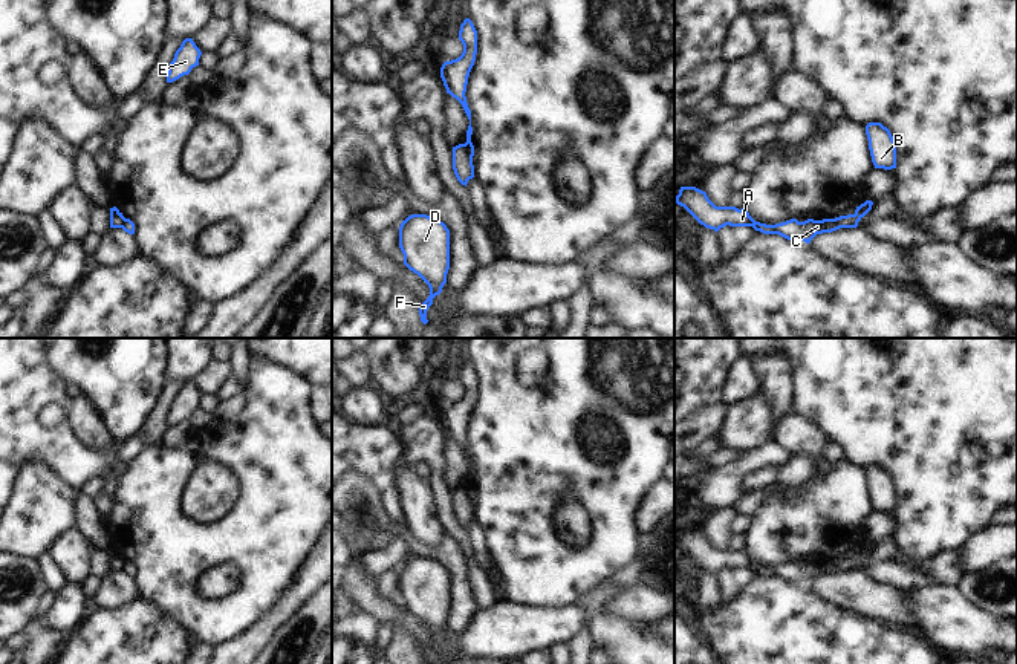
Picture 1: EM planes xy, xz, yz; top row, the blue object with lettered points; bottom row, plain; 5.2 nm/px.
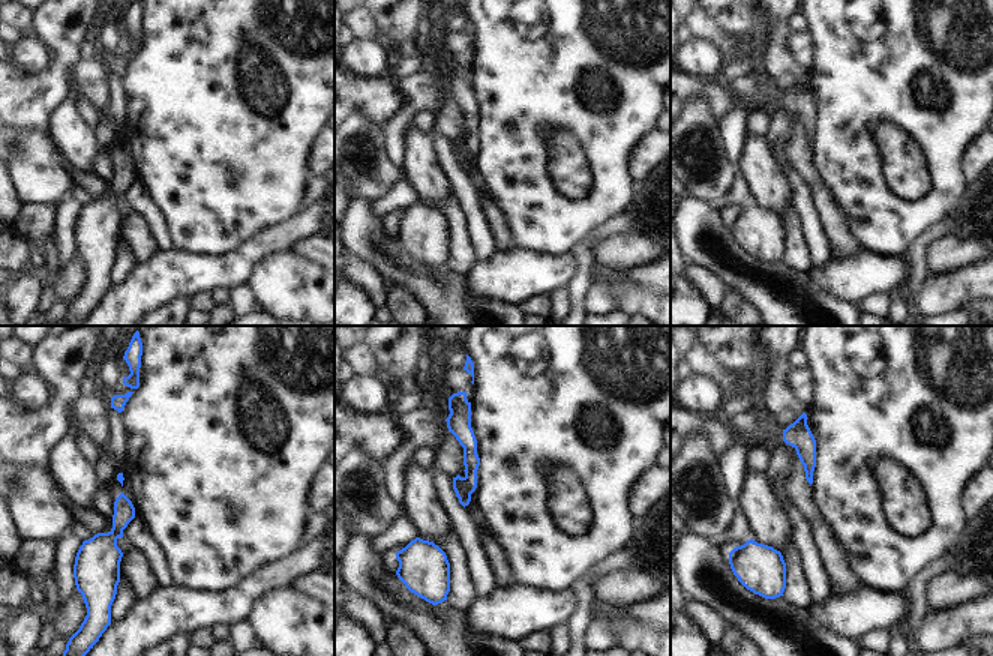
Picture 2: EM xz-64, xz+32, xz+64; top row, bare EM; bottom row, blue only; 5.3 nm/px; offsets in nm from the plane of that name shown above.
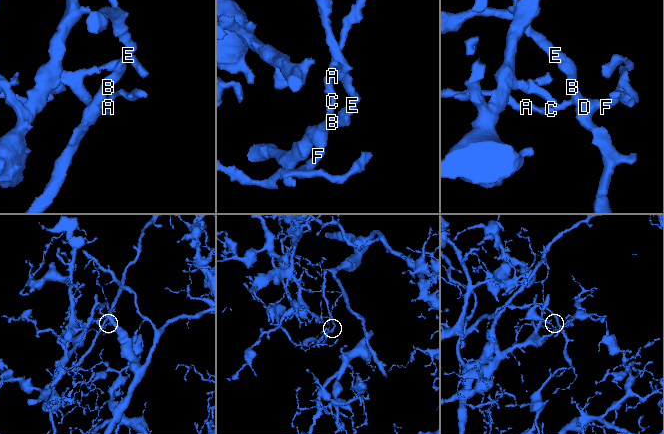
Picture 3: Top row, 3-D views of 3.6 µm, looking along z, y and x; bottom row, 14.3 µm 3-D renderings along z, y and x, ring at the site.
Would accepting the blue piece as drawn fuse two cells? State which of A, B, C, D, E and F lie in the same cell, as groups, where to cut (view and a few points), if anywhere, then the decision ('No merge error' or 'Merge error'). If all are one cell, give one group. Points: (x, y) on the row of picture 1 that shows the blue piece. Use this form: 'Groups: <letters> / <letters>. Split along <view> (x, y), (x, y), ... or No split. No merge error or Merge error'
Groups: A C / B D E F. Split along xz (465, 143), (465, 152), (471, 159). Merge error.

